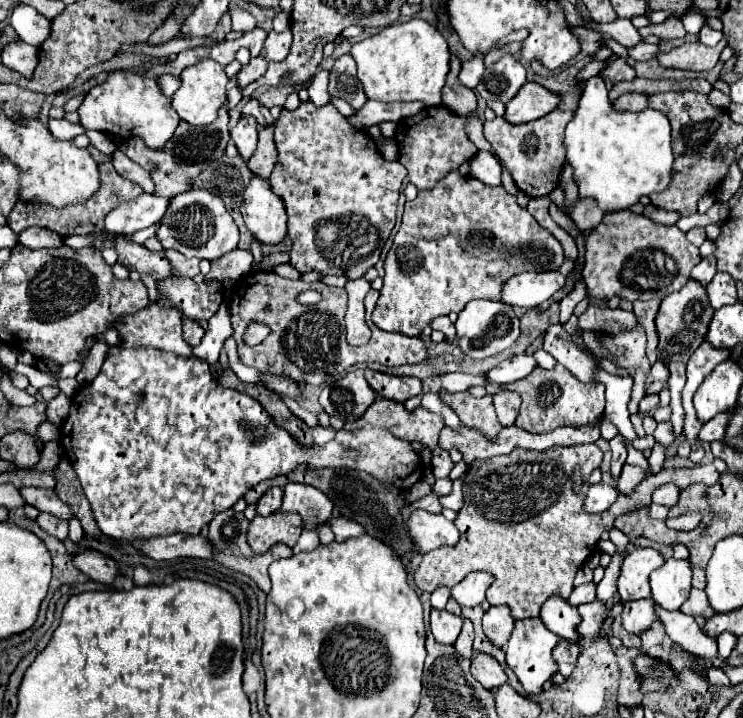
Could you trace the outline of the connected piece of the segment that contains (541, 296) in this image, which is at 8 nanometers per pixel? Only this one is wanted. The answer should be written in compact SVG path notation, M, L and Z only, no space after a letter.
M522 272L502 284L502 300L508 306L536 308L566 284L560 272Z

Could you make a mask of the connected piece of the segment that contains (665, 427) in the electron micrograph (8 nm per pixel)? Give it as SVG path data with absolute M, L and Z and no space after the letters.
M660 422L658 428L656 428L656 432L654 432L654 438L656 438L656 442L670 446L670 444L676 440L672 424L670 424L670 422Z

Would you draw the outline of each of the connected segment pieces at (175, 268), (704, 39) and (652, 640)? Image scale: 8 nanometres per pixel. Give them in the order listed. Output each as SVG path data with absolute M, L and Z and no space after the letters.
M164 252L164 254L168 254L168 262L172 264L172 274L180 274L180 276L188 276L188 278L198 276L200 260L180 256L180 252Z
M704 24L704 28L700 30L700 42L706 44L706 46L716 46L722 38L724 38L722 32L714 32L714 30L708 28L706 24Z
M654 620L654 622L652 622L652 626L650 626L650 628L646 628L646 630L640 634L640 638L642 638L642 646L640 646L640 650L644 650L644 652L646 652L650 646L654 646L654 644L662 642L662 640L664 640L664 636L666 636L666 628L664 628L662 620Z

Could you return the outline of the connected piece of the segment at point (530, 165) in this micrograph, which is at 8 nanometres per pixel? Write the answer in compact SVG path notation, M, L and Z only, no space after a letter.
M554 110L552 114L542 116L540 120L528 124L510 124L504 118L494 118L492 122L484 122L484 136L496 150L498 158L510 170L516 186L528 196L546 196L558 186L558 178L562 172L562 164L566 158L564 150L564 128L568 120L572 120L574 112Z

